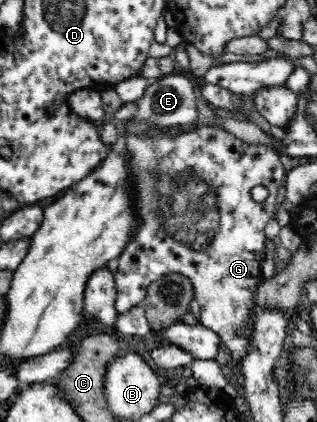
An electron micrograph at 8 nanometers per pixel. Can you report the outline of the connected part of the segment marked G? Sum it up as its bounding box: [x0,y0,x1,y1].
[114,120,285,375]

